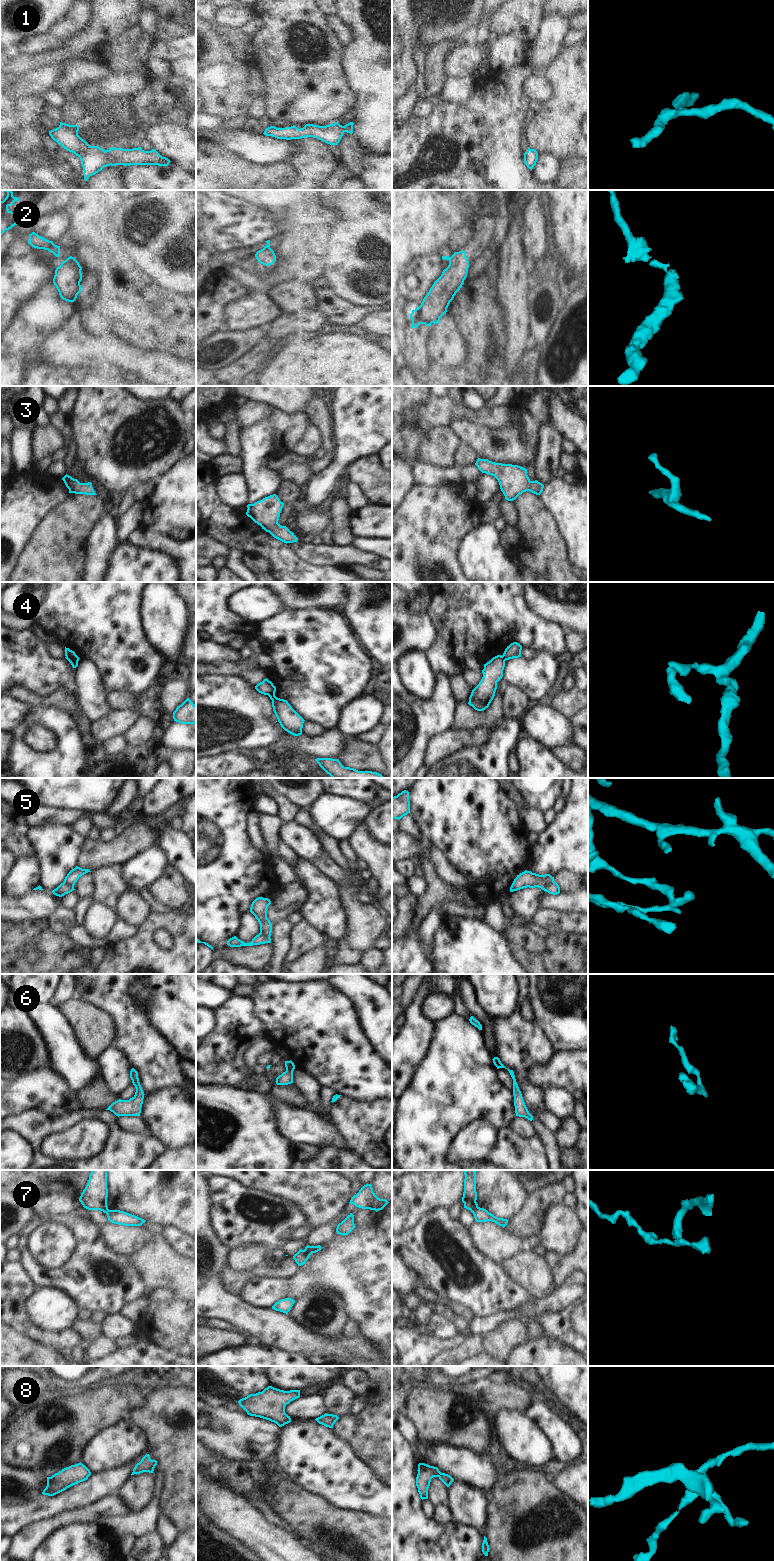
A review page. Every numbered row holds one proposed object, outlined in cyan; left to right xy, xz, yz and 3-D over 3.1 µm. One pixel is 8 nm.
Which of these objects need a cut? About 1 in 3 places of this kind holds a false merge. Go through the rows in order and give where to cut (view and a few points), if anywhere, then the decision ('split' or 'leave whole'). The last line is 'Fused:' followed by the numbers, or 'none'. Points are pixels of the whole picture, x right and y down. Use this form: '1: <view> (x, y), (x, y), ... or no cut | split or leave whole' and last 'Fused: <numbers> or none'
1: no cut | leave whole
2: xz (269, 247), (263, 249) | split
3: no cut | leave whole
4: xy (66, 656), (77, 661) | split
5: yz (553, 881), (544, 890) | split
6: no cut | leave whole
7: yz (478, 1207), (471, 1211) | split
8: no cut | leave whole
Fused: 2, 4, 5, 7

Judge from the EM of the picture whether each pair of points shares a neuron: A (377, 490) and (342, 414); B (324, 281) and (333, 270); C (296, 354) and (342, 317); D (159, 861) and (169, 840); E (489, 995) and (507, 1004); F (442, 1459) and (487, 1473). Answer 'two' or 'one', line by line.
A: two
B: two
C: two
D: two
E: one
F: one

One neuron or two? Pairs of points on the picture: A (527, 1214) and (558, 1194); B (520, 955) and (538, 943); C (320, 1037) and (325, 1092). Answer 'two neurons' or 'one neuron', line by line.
A: one neuron
B: two neurons
C: two neurons

